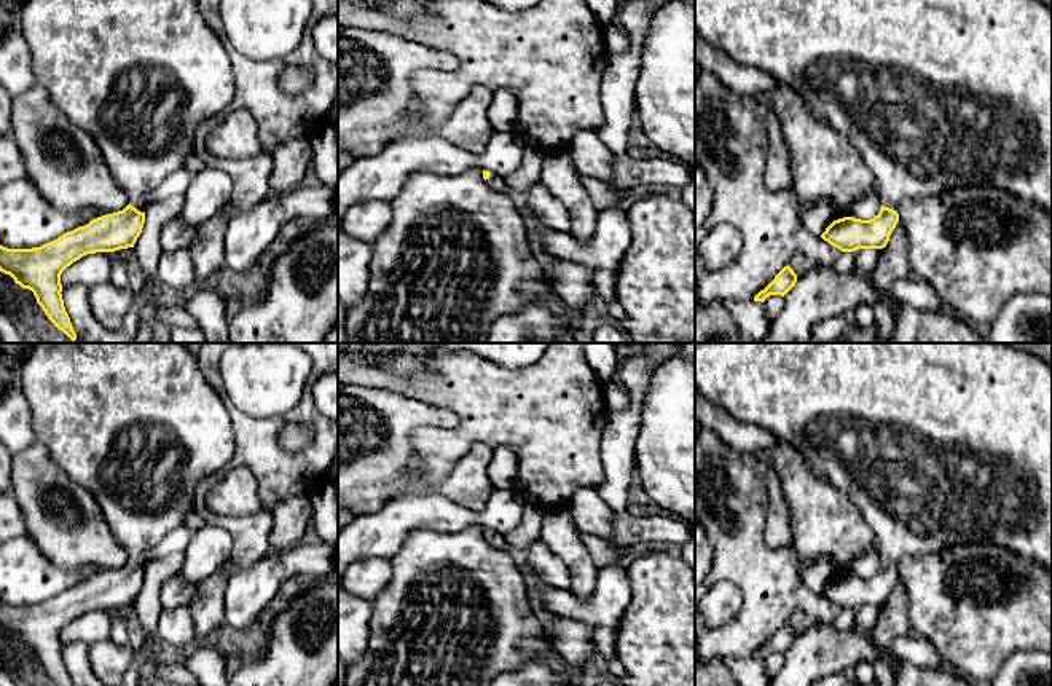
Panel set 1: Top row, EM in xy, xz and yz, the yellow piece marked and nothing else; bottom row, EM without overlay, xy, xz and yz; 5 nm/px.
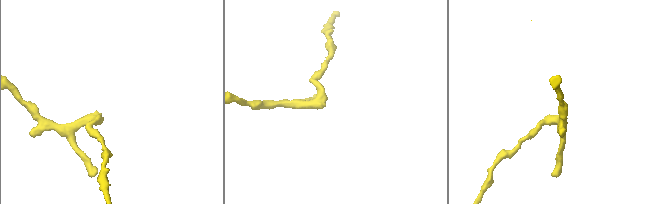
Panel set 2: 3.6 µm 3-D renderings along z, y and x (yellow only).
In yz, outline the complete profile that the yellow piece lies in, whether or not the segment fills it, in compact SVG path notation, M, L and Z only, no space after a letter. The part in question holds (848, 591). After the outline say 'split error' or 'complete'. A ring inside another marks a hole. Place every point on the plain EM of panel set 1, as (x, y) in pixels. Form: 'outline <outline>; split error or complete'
outline M695 343L695 388L735 418L789 444L864 517L881 554L881 565L870 578L843 574L826 585L821 595L842 609L886 605L899 579L896 566L902 557L932 554L955 544L996 544L1052 573L1052 367L1041 357L1006 343Z; split error

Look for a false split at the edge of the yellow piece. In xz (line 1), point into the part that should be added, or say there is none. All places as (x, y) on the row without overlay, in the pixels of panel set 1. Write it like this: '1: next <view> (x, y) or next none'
1: next xz (496, 540)

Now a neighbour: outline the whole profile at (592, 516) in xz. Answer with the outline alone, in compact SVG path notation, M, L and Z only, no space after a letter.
M582 487L566 503L574 525L582 534L607 539L612 528L612 512L595 487Z

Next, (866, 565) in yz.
M873 546L869 550L866 550L862 555L856 557L848 566L846 574L854 574L861 578L870 578L875 573L878 573L881 565L881 554Z

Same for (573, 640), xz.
M547 616L547 635L555 651L567 662L585 672L598 662L593 643L595 629L569 616Z

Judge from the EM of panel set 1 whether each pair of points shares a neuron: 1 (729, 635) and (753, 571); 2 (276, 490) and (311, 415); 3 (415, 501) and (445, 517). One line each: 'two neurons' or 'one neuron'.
1: one neuron
2: one neuron
3: one neuron

